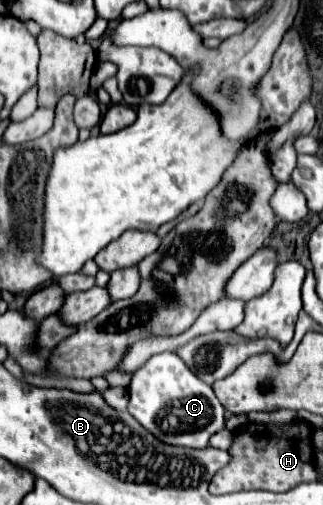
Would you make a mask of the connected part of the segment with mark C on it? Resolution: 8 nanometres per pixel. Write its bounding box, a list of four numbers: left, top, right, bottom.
[129,353,225,449]

